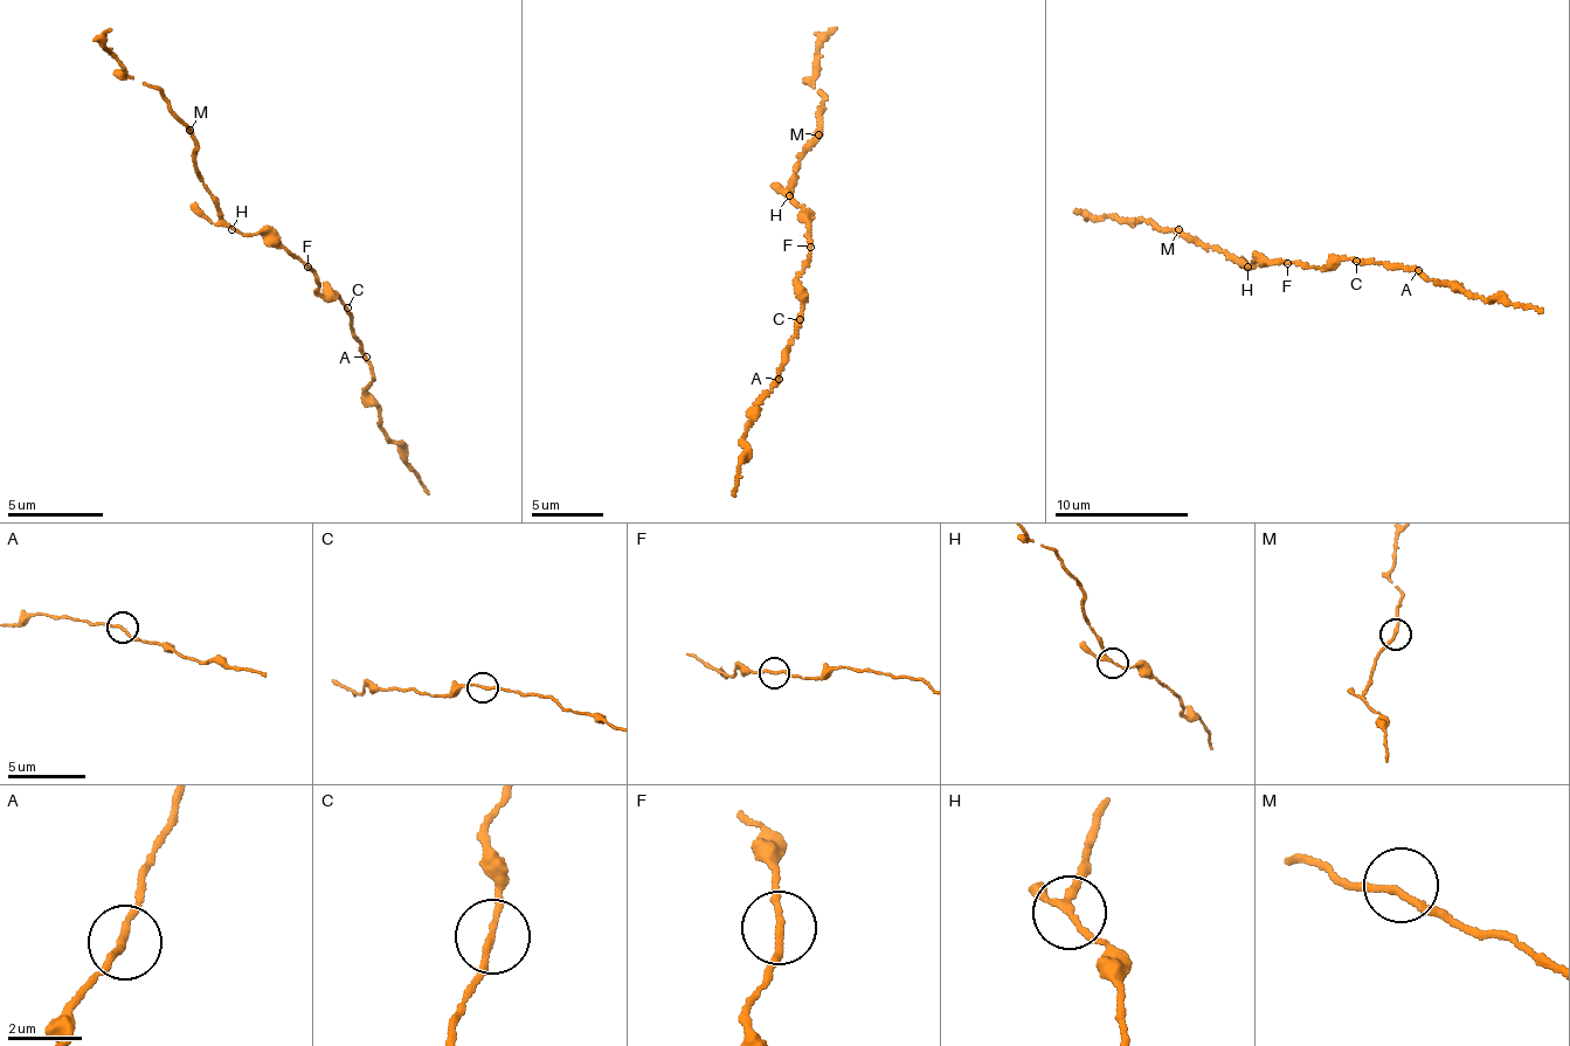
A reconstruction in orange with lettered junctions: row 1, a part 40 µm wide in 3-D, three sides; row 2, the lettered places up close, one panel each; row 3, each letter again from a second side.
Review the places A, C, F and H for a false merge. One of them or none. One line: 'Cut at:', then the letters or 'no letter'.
Cut at: no letter

